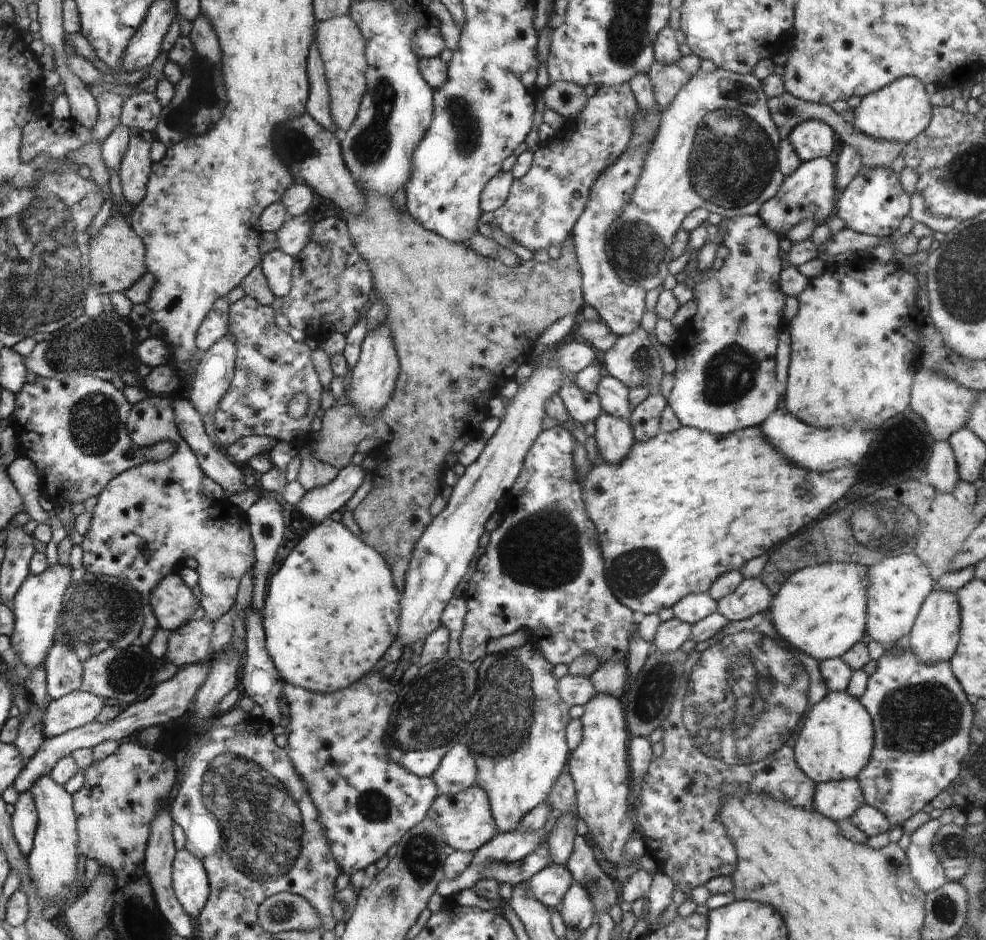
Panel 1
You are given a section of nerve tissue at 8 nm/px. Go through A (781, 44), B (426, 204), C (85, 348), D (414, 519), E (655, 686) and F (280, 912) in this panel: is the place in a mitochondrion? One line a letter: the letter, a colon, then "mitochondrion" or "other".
A: other
B: other
C: mitochondrion
D: other
E: mitochondrion
F: mitochondrion

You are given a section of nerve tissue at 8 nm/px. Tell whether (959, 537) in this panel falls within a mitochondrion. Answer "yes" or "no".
no

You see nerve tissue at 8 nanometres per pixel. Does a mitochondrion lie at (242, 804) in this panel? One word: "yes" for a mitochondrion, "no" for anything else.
yes

